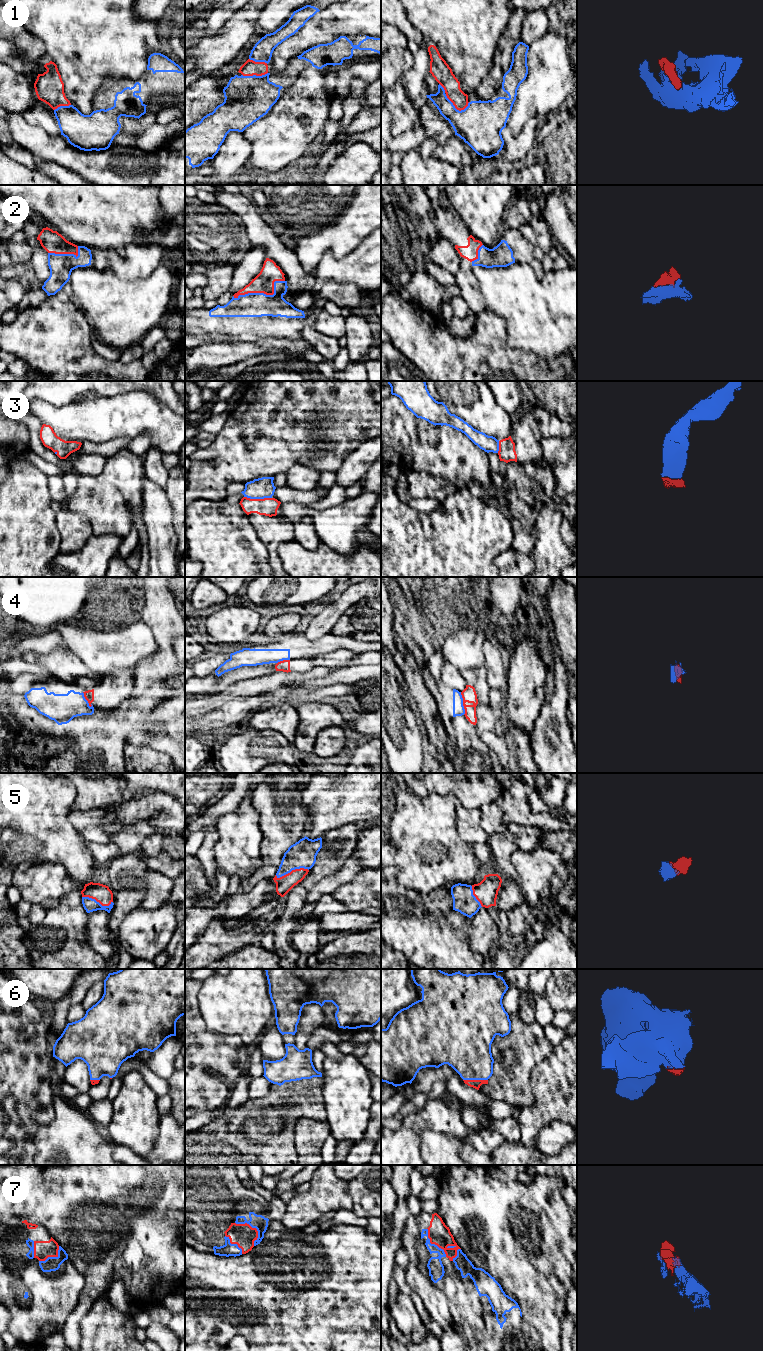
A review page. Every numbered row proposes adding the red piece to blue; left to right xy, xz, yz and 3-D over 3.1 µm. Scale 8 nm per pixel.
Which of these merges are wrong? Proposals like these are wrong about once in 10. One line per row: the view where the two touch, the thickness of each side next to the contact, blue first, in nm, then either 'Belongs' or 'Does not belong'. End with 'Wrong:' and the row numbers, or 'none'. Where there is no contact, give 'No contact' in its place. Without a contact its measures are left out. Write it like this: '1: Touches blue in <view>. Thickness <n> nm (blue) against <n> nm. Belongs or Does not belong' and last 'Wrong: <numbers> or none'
1: Touches blue in yz. Thickness 360 nm (blue) against 140 nm. Belongs
2: Touches blue in xz. Thickness 190 nm (blue) against 160 nm. Belongs
3: Touches blue in xz. Thickness 170 nm (blue) against 140 nm. Belongs
4: Touches blue in yz. Thickness 100 nm (blue) against 120 nm. Does not belong
5: Touches blue in xz. Thickness 220 nm (blue) against 140 nm. Belongs
6: Touches blue in yz. Thickness 380 nm (blue) against 70 nm. Belongs
7: Touches blue in xz. Thickness 120 nm (blue) against 180 nm. Belongs
Wrong: 4

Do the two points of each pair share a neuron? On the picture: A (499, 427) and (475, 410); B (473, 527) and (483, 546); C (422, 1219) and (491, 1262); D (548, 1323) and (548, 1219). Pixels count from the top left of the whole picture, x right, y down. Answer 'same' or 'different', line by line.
A: same
B: same
C: different
D: same

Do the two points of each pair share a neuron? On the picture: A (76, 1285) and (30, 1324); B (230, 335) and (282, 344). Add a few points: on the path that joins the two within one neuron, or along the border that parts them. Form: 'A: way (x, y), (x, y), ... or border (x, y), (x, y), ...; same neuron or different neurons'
A: way (65, 1289), (41, 1313); same neuron
B: border (280, 337), (265, 337), (253, 341), (234, 342); different neurons

